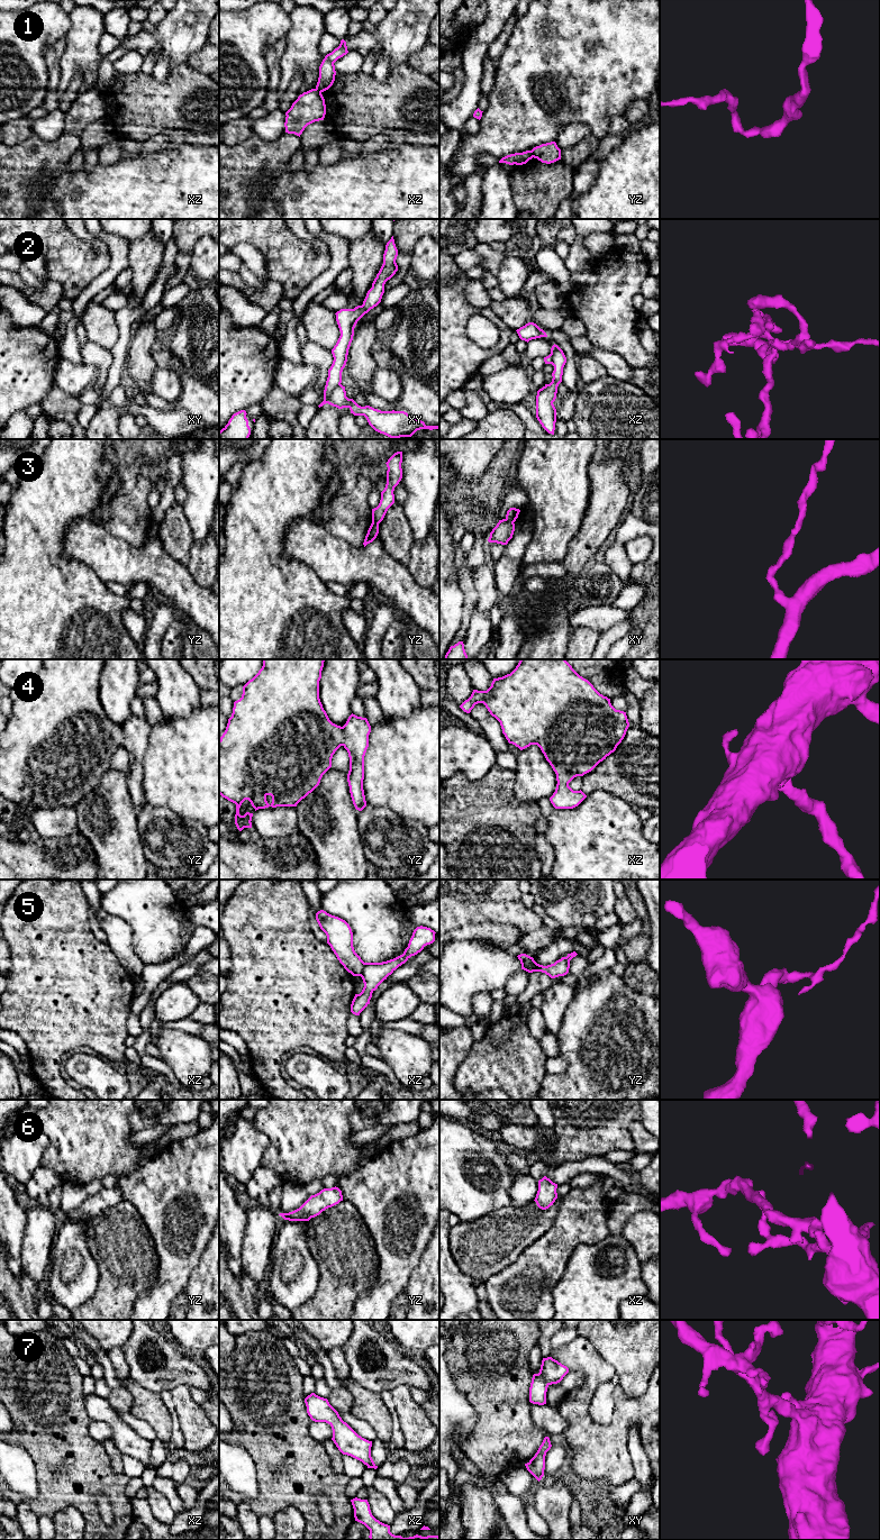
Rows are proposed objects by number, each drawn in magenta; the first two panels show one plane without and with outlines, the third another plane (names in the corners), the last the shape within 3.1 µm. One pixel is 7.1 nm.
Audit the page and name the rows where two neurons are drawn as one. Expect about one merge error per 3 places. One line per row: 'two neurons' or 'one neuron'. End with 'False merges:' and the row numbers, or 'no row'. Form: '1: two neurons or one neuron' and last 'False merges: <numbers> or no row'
1: two neurons
2: two neurons
3: two neurons
4: one neuron
5: two neurons
6: one neuron
7: one neuron
False merges: 1, 2, 3, 5

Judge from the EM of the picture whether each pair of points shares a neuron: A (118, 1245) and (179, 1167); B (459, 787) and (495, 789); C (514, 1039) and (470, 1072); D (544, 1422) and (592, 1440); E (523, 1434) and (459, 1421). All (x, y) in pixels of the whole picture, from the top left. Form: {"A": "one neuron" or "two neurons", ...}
{"A": "two neurons", "B": "one neuron", "C": "one neuron", "D": "two neurons", "E": "two neurons"}

